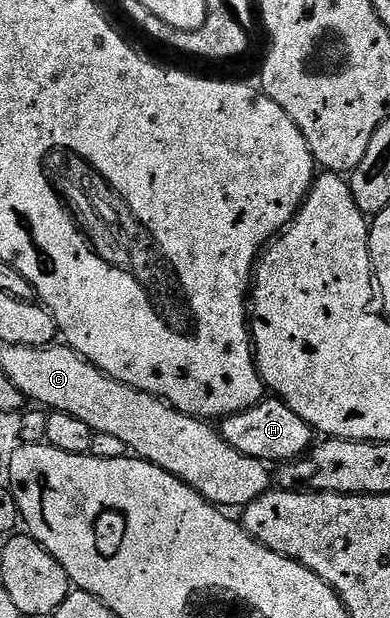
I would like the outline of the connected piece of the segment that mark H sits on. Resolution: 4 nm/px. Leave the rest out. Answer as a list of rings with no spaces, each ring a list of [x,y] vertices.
[[[263,399],[253,409],[234,413],[221,422],[222,438],[236,451],[267,463],[290,463],[303,456],[311,448],[312,430],[296,411],[292,411],[277,399]]]

